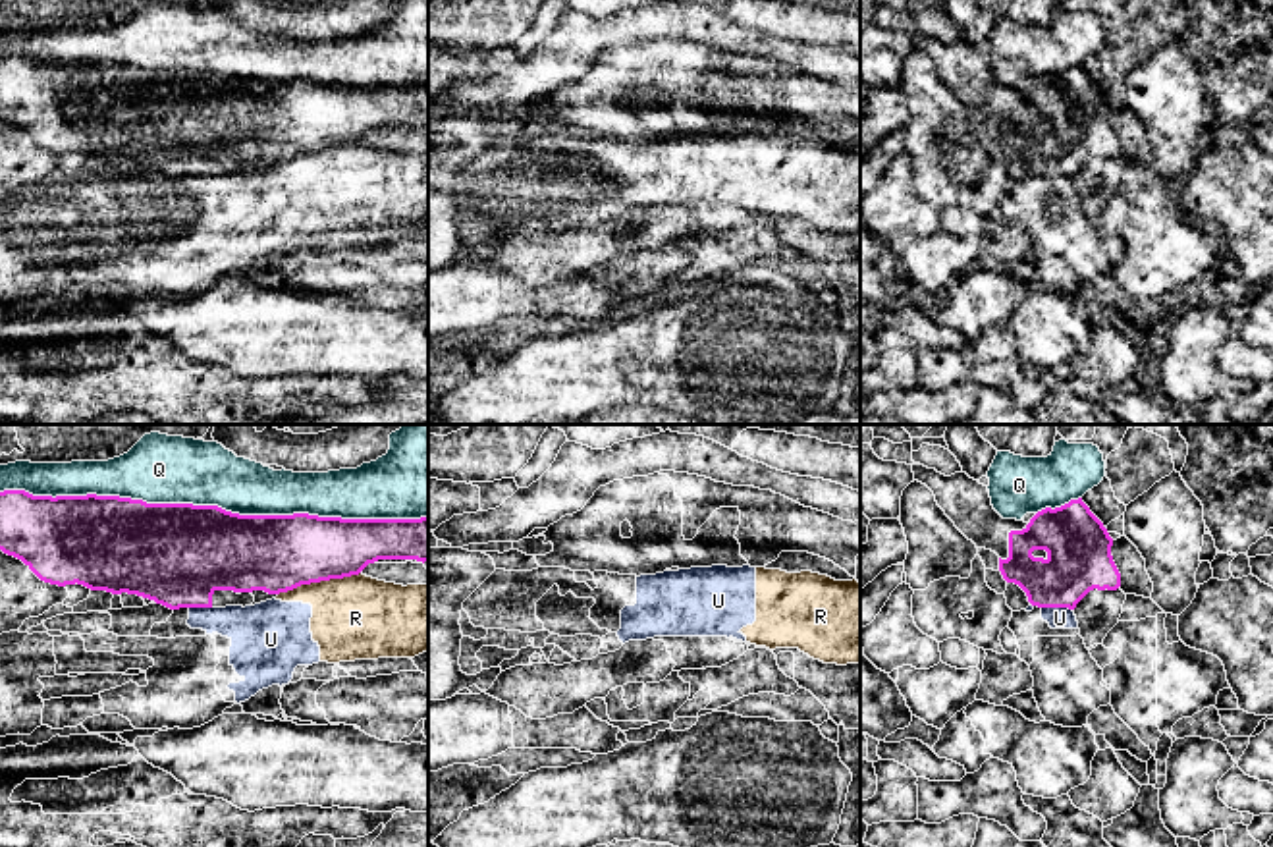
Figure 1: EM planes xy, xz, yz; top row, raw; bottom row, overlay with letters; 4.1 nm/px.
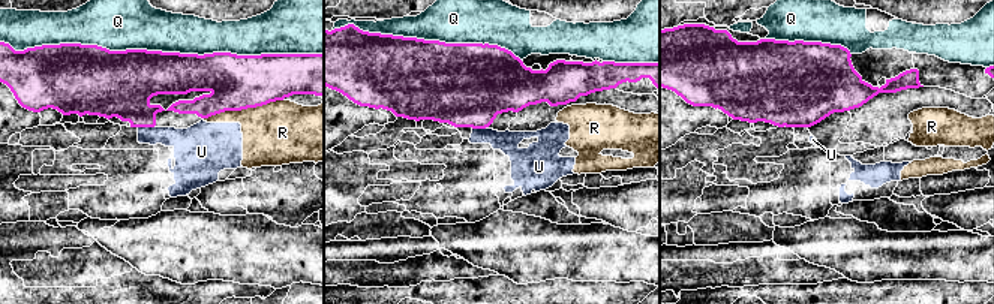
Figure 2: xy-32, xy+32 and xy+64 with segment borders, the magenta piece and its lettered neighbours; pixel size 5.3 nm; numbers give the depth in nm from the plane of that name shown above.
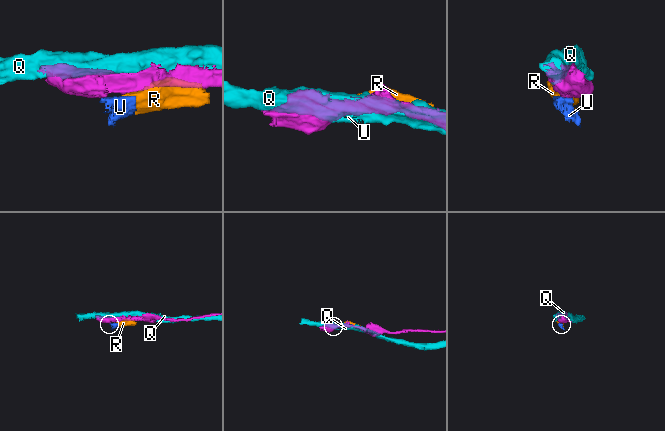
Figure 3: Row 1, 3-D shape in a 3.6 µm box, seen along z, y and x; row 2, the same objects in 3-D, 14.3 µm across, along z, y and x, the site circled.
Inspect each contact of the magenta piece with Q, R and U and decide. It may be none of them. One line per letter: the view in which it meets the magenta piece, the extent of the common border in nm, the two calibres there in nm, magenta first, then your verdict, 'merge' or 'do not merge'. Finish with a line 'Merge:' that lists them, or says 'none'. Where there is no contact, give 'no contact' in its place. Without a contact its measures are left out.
Q: xy | 1800 nm | 420/280 nm | do not merge
R: xy | 360 nm | 320/360 nm | do not merge
U: yz | 130 nm | 280/100 nm | do not merge
Merge: none

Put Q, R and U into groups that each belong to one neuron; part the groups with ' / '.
Q / R U

